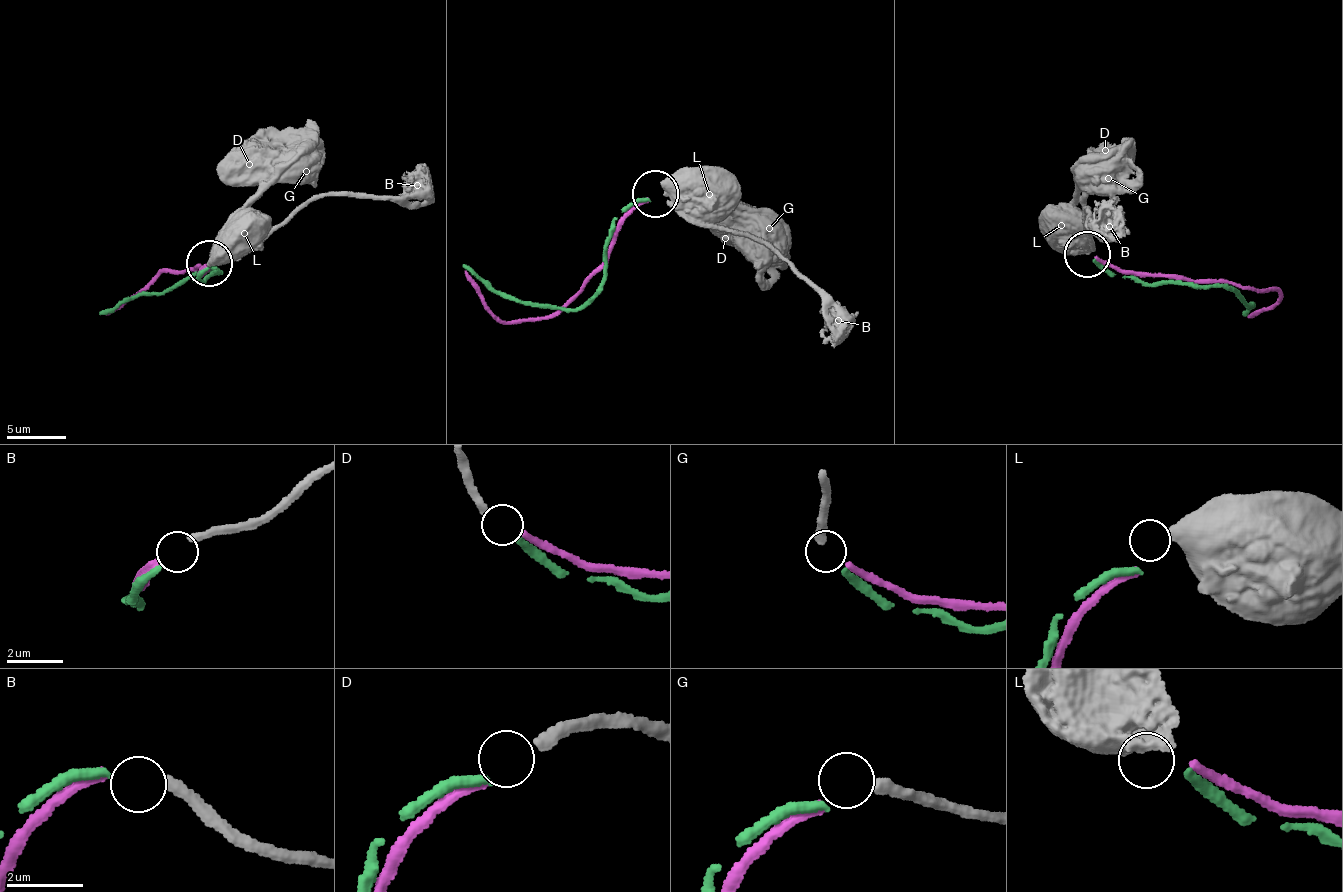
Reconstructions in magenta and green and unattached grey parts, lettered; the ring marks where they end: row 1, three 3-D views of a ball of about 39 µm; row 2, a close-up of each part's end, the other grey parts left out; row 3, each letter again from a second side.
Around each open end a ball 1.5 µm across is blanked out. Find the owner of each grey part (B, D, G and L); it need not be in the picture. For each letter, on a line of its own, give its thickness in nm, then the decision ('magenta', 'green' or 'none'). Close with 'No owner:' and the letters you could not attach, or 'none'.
B: 280 nm | green
D: 280 nm | none
G: 280 nm | magenta
L: 600 nm | none
No owner: D, L

